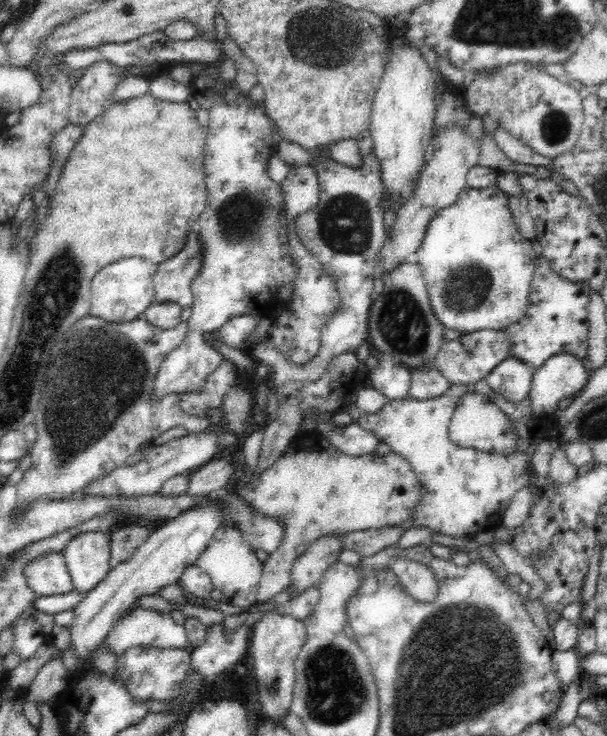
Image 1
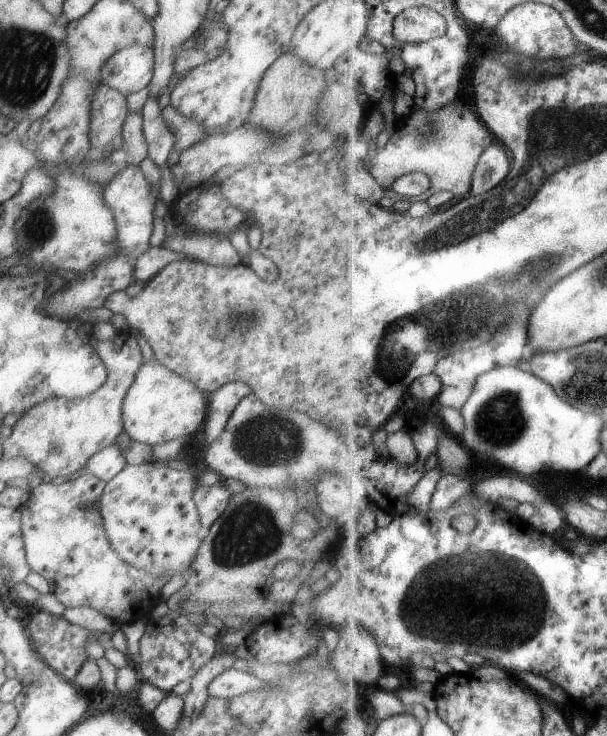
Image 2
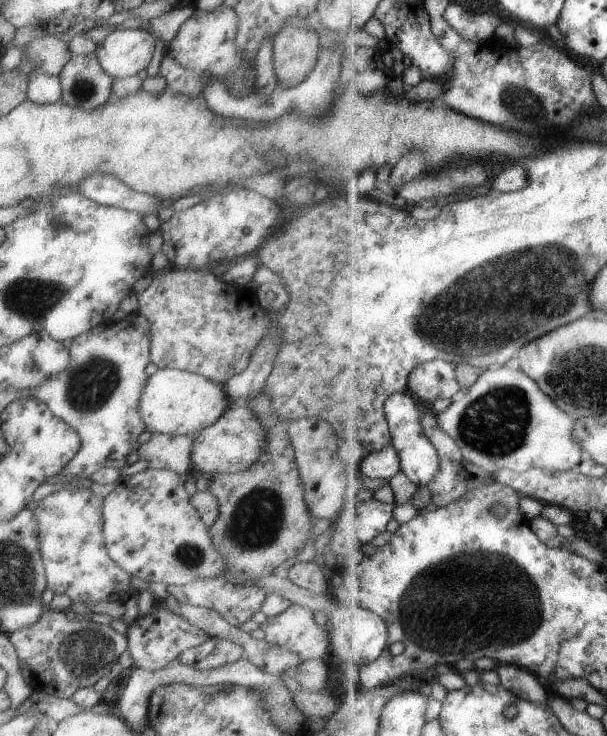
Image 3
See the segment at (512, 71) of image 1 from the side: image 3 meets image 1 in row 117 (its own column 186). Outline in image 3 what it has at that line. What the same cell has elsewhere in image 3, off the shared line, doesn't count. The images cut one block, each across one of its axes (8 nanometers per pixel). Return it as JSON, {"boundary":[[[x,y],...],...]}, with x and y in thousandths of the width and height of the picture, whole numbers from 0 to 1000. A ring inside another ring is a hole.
{"boundary":[[[242,635],[216,647],[196,647],[189,663],[168,677],[171,745],[189,768],[216,784],[226,784],[241,792],[254,791],[262,798],[275,798],[366,783],[367,761],[349,742],[341,715],[313,685],[313,677],[303,666],[303,655],[305,652],[298,652],[277,637]]]}

